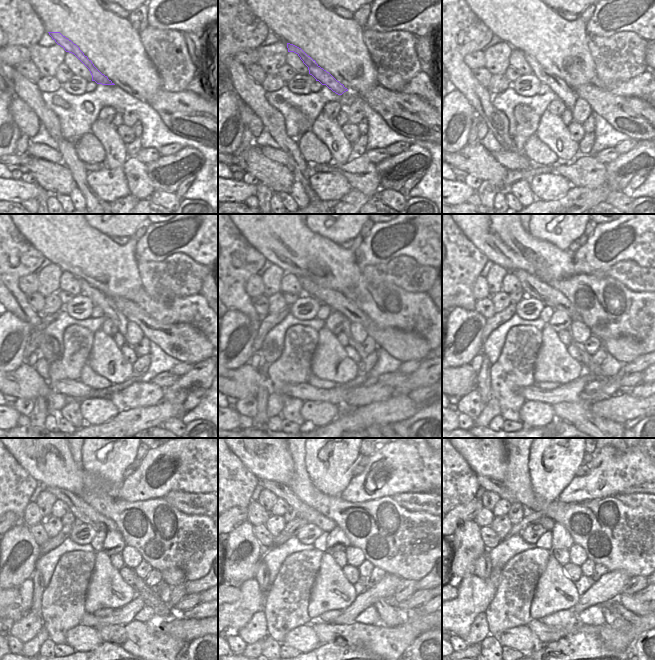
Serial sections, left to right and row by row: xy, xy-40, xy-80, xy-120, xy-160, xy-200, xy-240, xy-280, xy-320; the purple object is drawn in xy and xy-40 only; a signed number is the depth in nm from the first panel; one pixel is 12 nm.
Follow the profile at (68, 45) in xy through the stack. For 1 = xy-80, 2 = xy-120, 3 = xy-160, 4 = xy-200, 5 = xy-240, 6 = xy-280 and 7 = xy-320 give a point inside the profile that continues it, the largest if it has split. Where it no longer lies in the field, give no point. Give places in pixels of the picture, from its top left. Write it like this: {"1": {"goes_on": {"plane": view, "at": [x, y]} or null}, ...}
{"1": {"goes_on": {"plane": "xy-80", "at": [565, 93]}}, "2": {"goes_on": {"plane": "xy-120", "at": [106, 303]}}, "3": {"goes_on": {"plane": "xy-160", "at": [346, 324]}}, "4": {"goes_on": {"plane": "xy-200", "at": [594, 373]}}, "5": {"goes_on": {"plane": "xy-240", "at": [152, 599]}}, "6": {"goes_on": {"plane": "xy-280", "at": [390, 616]}}, "7": {"goes_on": {"plane": "xy-320", "at": [613, 619]}}}

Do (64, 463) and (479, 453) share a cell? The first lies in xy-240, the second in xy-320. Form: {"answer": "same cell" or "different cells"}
{"answer": "same cell"}

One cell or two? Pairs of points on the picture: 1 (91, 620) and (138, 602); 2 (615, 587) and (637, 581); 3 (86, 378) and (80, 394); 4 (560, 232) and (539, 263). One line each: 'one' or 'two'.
1: one
2: two
3: two
4: two

